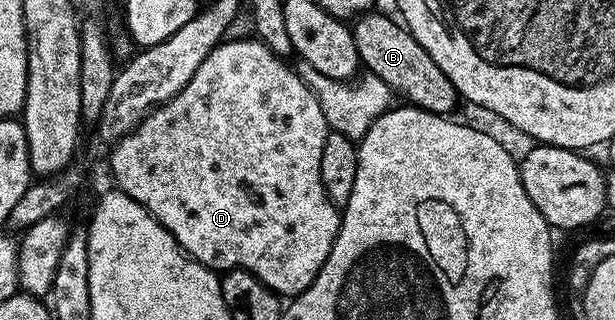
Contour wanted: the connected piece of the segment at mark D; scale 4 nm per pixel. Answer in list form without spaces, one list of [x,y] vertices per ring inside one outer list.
[[[257,38],[230,39],[223,39],[221,44],[214,47],[212,54],[208,54],[208,58],[200,62],[200,70],[192,74],[192,82],[188,82],[188,86],[184,86],[180,94],[153,108],[127,136],[109,149],[110,172],[118,183],[115,184],[117,191],[128,194],[137,204],[153,214],[169,230],[172,238],[176,238],[176,242],[191,260],[198,260],[205,268],[215,270],[243,268],[256,274],[256,278],[260,278],[260,282],[278,293],[279,297],[293,298],[308,290],[308,286],[324,266],[338,233],[340,208],[330,201],[320,178],[320,153],[324,150],[328,125],[316,94],[301,80],[293,67],[286,65],[289,63],[283,57],[268,50],[268,46],[264,46]]]

